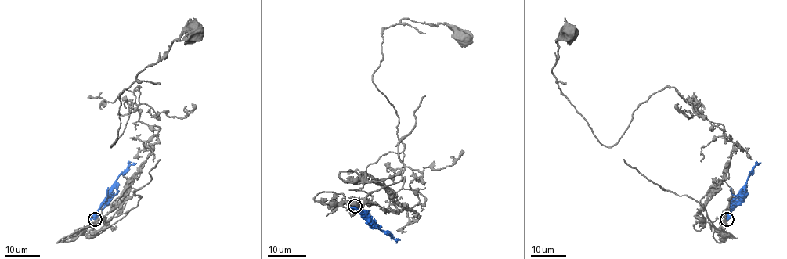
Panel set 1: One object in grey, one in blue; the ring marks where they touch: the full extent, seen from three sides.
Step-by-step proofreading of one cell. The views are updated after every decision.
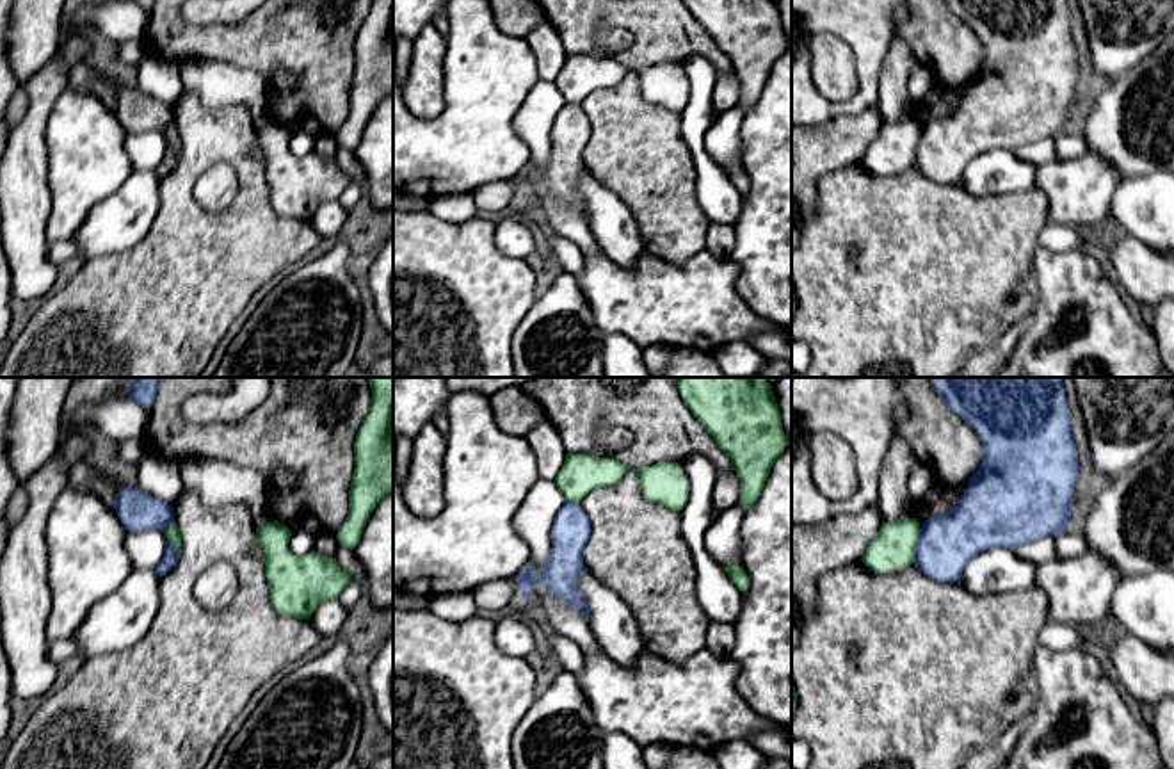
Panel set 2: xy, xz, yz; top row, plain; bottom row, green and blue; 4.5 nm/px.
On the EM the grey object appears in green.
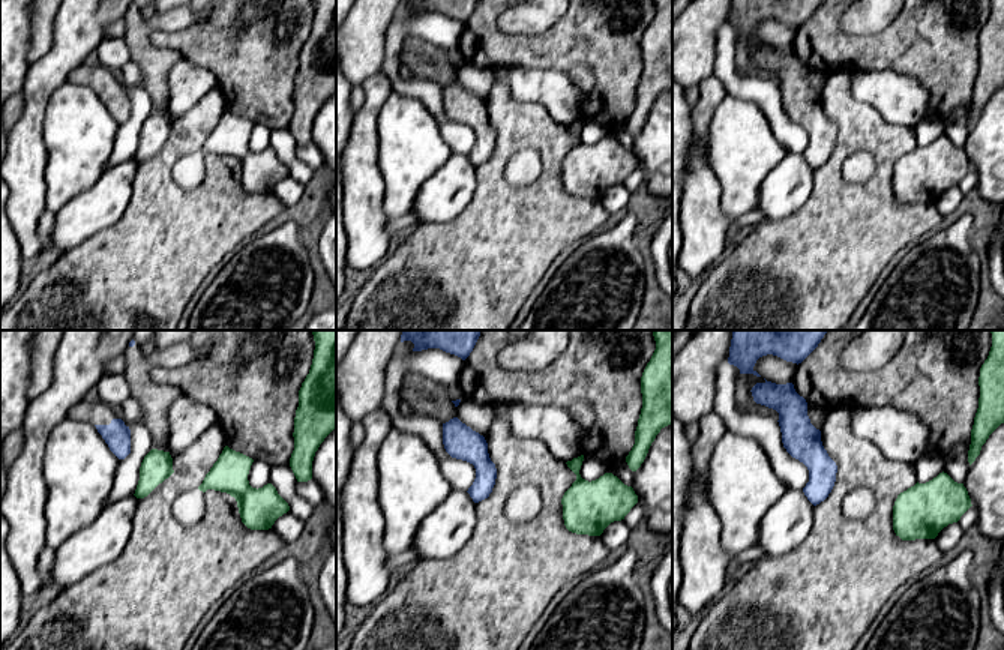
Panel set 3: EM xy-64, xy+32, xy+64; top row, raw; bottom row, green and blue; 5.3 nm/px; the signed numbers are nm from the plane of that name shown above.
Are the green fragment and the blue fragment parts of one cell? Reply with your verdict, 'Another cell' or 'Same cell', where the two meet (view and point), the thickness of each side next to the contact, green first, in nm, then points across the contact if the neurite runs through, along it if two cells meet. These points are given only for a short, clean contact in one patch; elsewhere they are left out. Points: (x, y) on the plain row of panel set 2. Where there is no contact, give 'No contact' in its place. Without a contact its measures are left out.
Same cell. Touches green at yz (916, 145). Thickness 200 nm (green) against 260 nm. Path across: yz (893, 148), (897, 145), (916, 145), (947, 145)

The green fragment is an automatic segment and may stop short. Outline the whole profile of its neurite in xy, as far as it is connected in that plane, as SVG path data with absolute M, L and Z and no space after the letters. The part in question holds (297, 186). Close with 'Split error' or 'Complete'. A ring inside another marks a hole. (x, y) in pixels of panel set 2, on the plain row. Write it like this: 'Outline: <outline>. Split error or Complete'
Outline: M277 121L256 128L256 146L265 162L265 178L270 190L272 210L281 217L310 221L324 201L338 201L340 194L352 182L350 176L336 164L311 151L306 157L290 153L292 132Z. Complete

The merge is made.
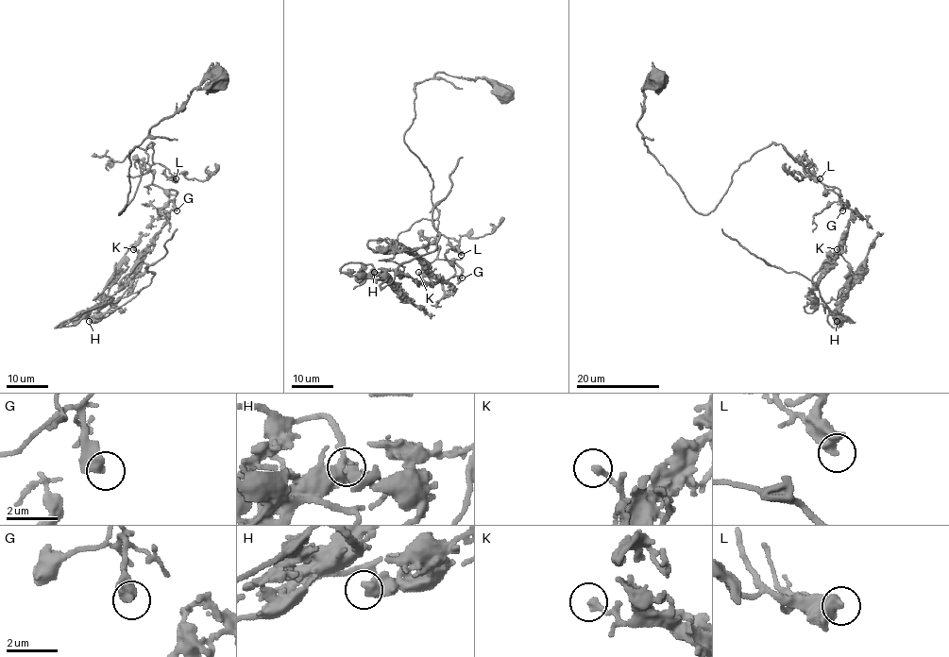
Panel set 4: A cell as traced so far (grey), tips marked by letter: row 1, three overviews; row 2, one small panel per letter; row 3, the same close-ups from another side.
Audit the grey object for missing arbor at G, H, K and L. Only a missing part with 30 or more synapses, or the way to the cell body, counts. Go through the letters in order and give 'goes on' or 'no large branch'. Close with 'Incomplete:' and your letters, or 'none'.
G: goes on
H: no large branch
K: no large branch
L: no large branch
Incomplete: G

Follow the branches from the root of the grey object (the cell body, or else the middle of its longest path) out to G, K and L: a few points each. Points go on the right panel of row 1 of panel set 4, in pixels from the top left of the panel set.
G: (656, 80), (643, 89), (636, 126), (696, 211), (708, 214), (737, 167), (773, 143), (832, 189), (842, 210)
K: (656, 80), (643, 89), (636, 126), (696, 211), (708, 214), (737, 167), (780, 143), (860, 214), (837, 249)
L: (656, 80), (643, 89), (636, 126), (696, 211), (708, 214), (737, 167), (773, 143), (820, 178)

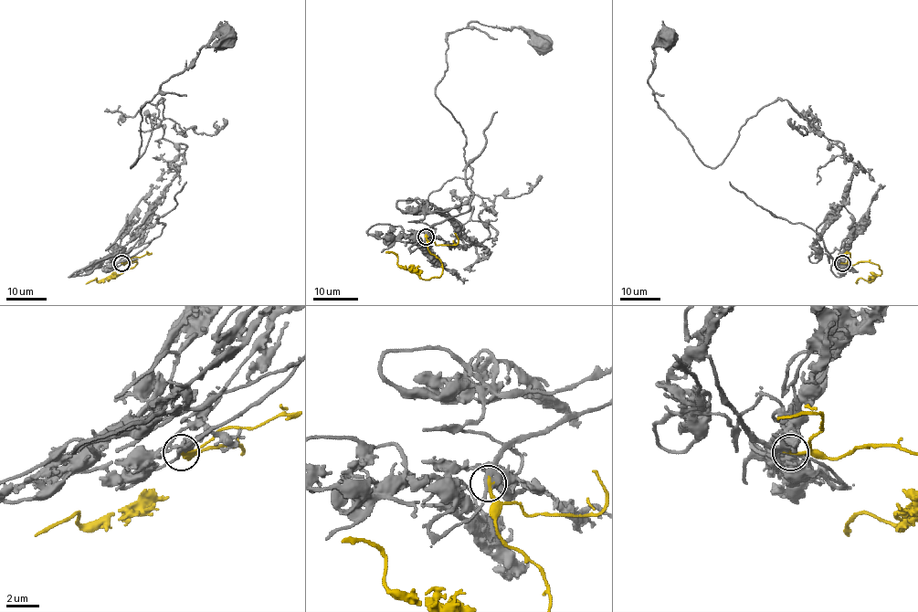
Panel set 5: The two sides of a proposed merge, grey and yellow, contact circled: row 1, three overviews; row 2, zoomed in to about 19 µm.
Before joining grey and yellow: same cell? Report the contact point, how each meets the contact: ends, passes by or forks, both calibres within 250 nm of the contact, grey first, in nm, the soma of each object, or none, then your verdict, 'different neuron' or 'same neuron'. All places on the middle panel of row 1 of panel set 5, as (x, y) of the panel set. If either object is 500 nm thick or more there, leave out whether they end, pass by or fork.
(426, 237) | grey forks | yellow ends | 360/240 nm | grey (543, 45) | yellow none | same neuron

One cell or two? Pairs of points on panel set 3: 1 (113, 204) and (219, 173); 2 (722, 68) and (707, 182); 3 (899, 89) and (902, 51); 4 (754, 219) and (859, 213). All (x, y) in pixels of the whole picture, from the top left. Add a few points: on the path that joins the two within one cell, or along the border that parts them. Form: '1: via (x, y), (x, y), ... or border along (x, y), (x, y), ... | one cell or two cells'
1: border along (138, 165), (126, 209), (107, 227) | two cells
2: border along (713, 74), (728, 93) | two cells
3: border along (866, 68), (896, 68), (902, 71) | two cells
4: border along (763, 221), (754, 228) | two cells

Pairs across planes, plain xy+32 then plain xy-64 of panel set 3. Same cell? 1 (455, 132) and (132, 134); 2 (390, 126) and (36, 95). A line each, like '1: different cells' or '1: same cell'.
1: same cell
2: different cells

